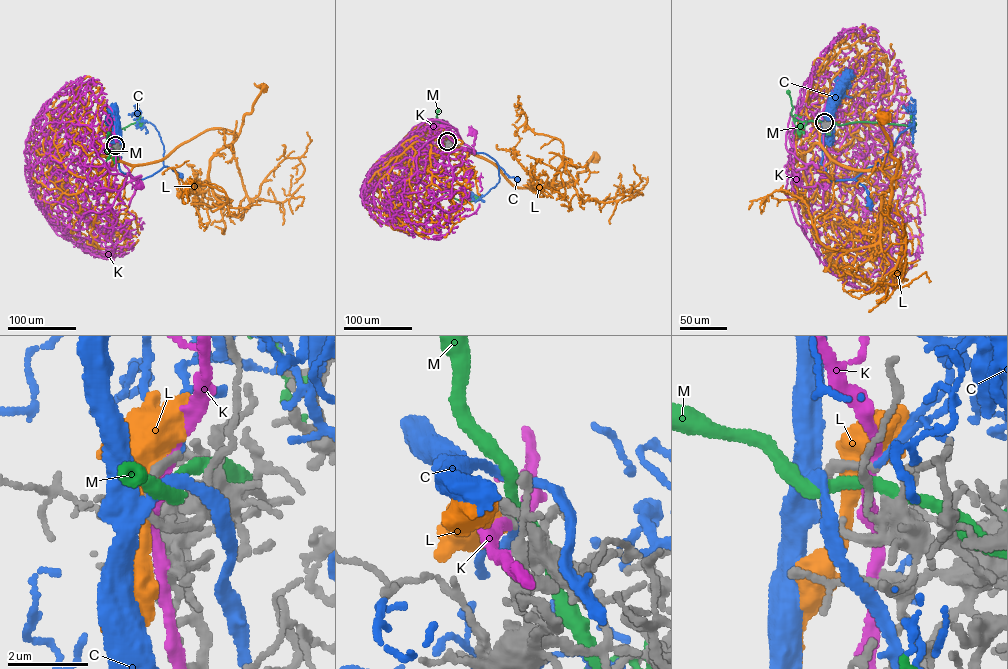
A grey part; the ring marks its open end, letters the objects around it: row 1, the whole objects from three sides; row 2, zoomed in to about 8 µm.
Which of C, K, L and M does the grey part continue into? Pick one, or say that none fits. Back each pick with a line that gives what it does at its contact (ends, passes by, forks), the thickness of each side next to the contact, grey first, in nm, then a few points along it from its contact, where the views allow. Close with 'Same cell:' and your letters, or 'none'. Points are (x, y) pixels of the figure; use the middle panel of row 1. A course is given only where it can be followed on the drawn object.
C: it forks; calibres 170 and 110 nm; course (447, 141), (454, 147), (486, 153), (509, 177), (517, 179)
Same cell: C

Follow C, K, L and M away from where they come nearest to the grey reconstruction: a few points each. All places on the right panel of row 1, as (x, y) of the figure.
C: (824, 122), (826, 112), (822, 120), (821, 162), (828, 180), (857, 181), (868, 191), (869, 203)
K: (824, 122), (822, 176), (829, 184), (826, 189), (817, 183), (804, 187), (796, 180)
L: (823, 122), (820, 143), (831, 158), (867, 170), (900, 159), (898, 176), (877, 117), (883, 118)
M: (824, 122), (795, 121), (788, 92)

